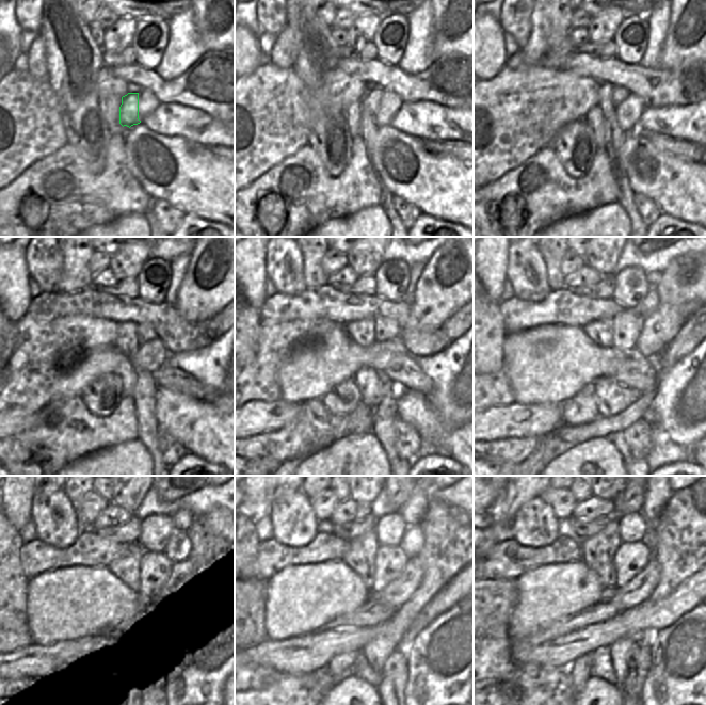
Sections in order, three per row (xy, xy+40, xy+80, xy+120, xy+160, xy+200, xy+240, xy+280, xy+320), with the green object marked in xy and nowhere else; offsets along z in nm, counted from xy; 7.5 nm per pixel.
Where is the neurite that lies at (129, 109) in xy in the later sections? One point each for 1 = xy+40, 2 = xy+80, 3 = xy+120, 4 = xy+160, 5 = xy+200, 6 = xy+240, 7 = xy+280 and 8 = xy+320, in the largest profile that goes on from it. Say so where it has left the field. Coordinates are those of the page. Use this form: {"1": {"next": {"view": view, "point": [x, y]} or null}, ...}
{"1": {"next": {"view": "xy+40", "point": [369, 103]}}, "2": {"next": {"view": "xy+80", "point": [620, 94]}}, "3": {"next": {"view": "xy+120", "point": [144, 332]}}, "4": {"next": {"view": "xy+160", "point": [386, 329]}}, "5": {"next": {"view": "xy+200", "point": [627, 326]}}, "6": {"next": {"view": "xy+240", "point": [154, 566]}}, "7": {"next": {"view": "xy+280", "point": [389, 561]}}, "8": {"next": {"view": "xy+320", "point": [630, 558]}}}

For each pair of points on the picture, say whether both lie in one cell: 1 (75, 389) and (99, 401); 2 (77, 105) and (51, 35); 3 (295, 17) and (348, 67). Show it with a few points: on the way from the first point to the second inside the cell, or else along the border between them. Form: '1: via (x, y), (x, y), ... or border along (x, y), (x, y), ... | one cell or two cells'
1: border along (100, 377), (96, 378), (83, 390), (80, 397) | two cells
2: via (69, 87), (66, 83), (66, 67), (61, 52) | one cell
3: border along (339, 59), (336, 66) | two cells

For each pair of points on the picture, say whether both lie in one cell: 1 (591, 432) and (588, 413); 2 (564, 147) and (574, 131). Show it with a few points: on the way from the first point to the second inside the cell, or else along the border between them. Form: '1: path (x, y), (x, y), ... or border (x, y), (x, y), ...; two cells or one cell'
1: border (600, 416), (584, 425), (566, 425); two cells
2: path (568, 144), (574, 139), (574, 135); one cell

